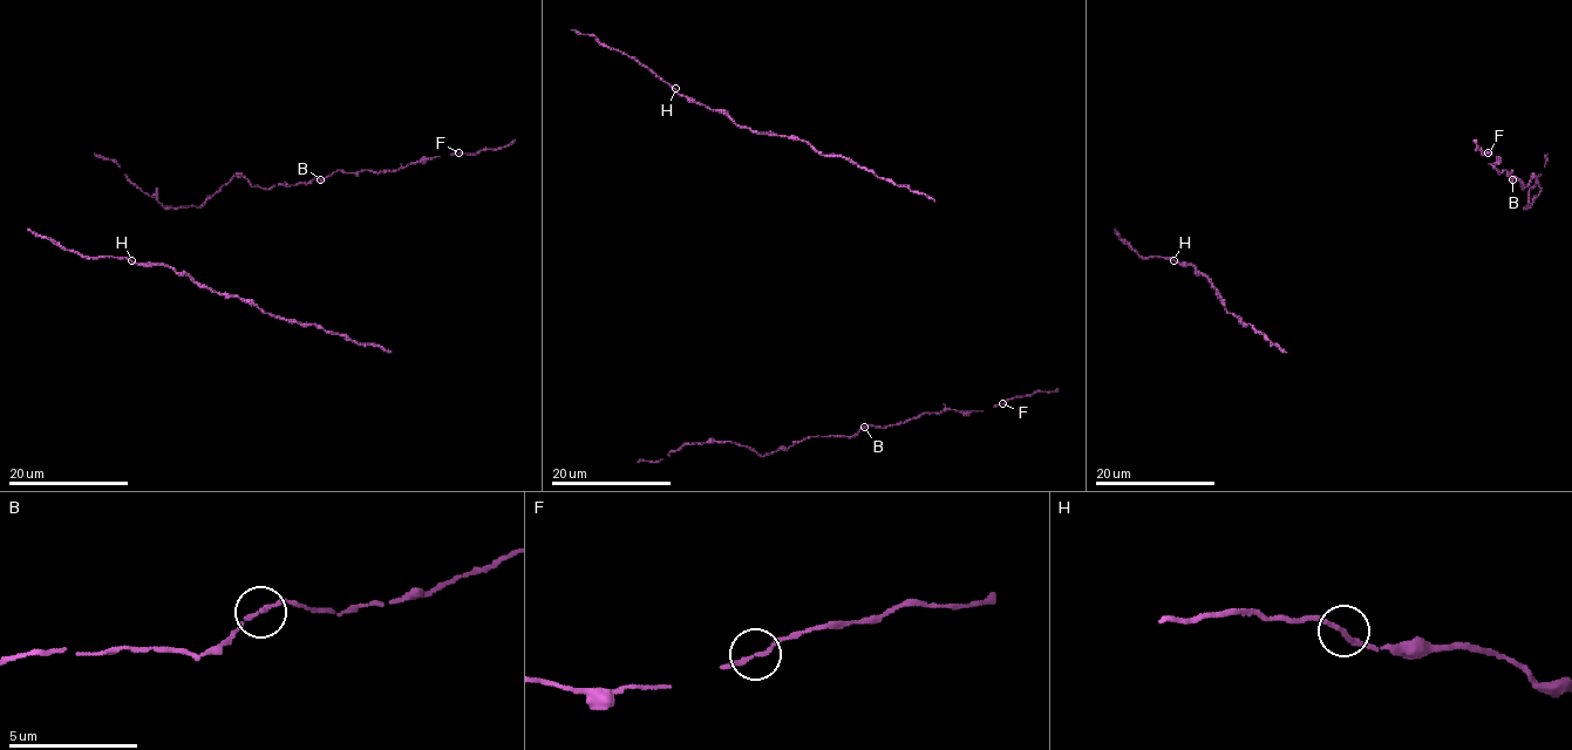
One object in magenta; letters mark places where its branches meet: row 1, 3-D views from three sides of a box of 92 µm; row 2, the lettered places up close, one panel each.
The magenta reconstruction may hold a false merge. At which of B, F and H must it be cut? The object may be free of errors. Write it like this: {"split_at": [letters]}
{"split_at": []}

